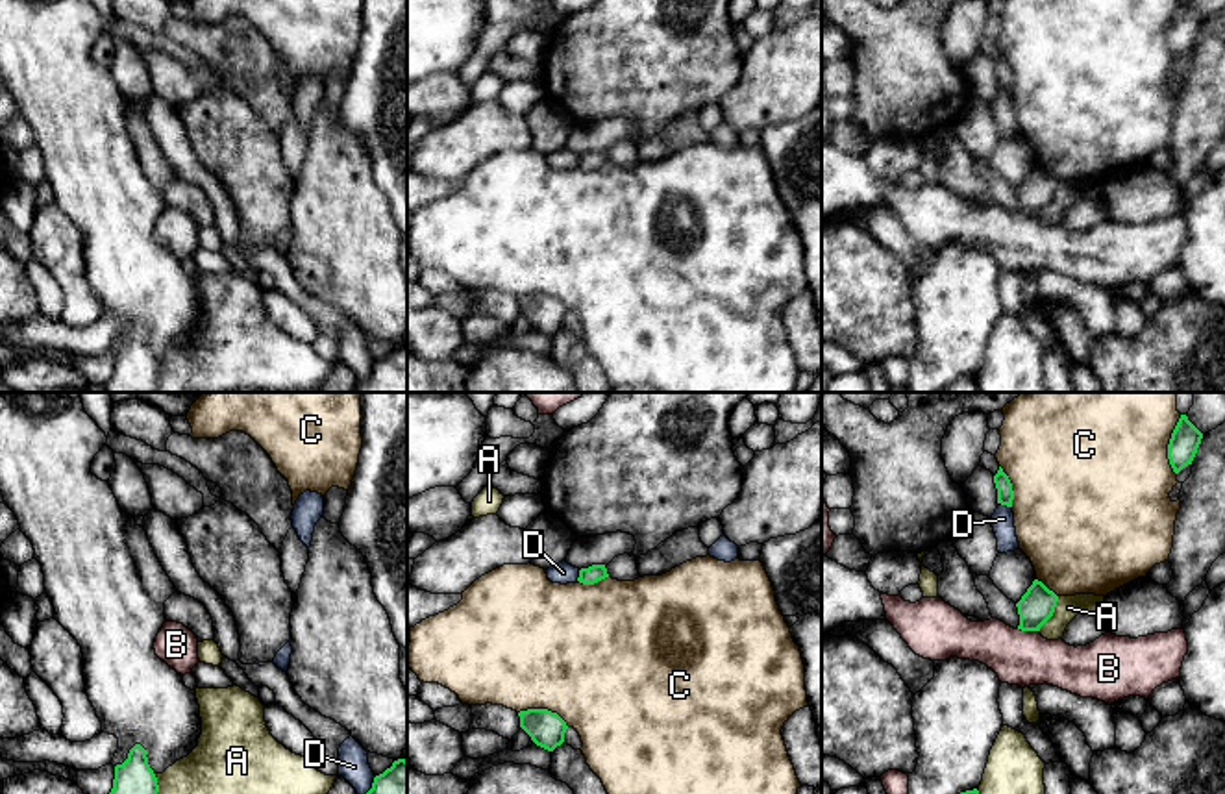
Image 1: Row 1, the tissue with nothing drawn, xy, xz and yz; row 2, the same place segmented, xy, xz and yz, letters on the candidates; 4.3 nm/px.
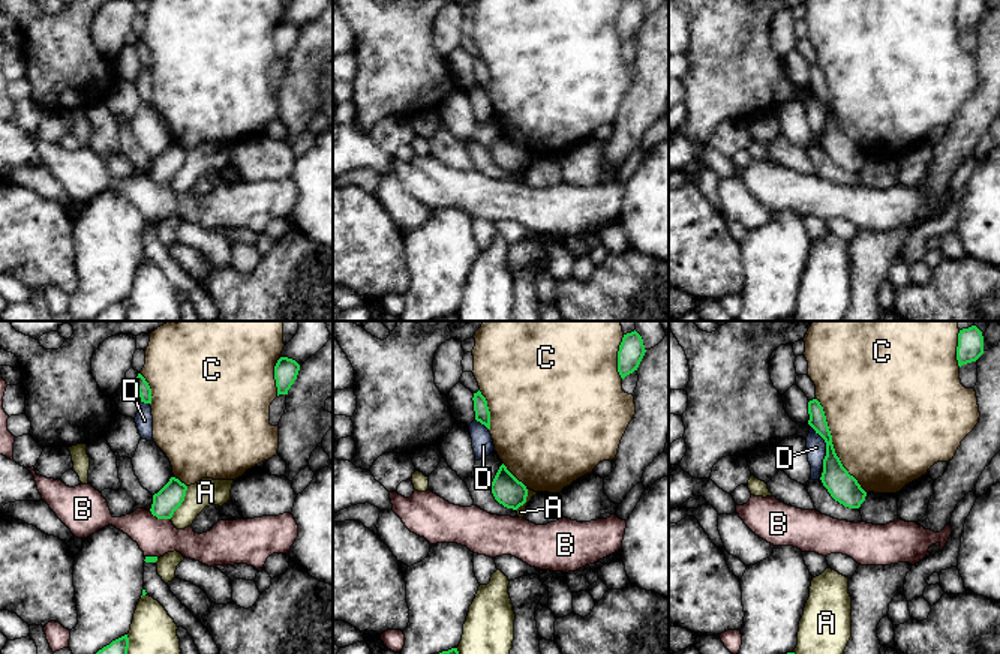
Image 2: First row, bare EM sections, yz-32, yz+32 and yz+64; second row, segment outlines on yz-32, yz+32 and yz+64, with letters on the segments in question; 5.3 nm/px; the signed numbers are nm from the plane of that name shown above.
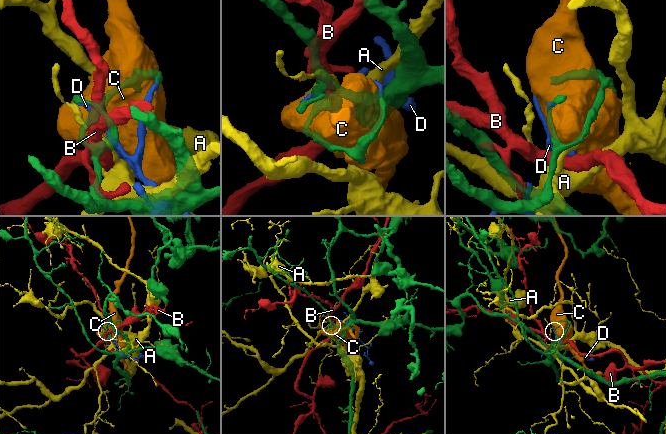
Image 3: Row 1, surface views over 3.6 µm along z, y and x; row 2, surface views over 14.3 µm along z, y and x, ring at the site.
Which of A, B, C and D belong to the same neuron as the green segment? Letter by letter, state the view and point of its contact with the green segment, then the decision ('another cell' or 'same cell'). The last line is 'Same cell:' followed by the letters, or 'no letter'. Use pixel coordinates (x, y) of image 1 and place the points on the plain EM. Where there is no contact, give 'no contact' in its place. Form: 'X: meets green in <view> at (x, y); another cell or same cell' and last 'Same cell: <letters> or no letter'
A: meets green in yz at (1053, 197); another cell
B: meets green in yz at (1029, 215); another cell
C: meets green in yz at (1168, 30); another cell
D: meets green in yz at (1005, 89); same cell
Same cell: D

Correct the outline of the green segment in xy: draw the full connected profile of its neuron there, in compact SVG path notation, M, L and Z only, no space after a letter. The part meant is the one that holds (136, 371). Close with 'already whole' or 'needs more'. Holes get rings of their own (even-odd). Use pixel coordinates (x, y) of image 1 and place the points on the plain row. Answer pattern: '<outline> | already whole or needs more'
M135 329L128 344L115 352L115 365L105 392L154 392L159 370L148 350L146 335Z | already whole

